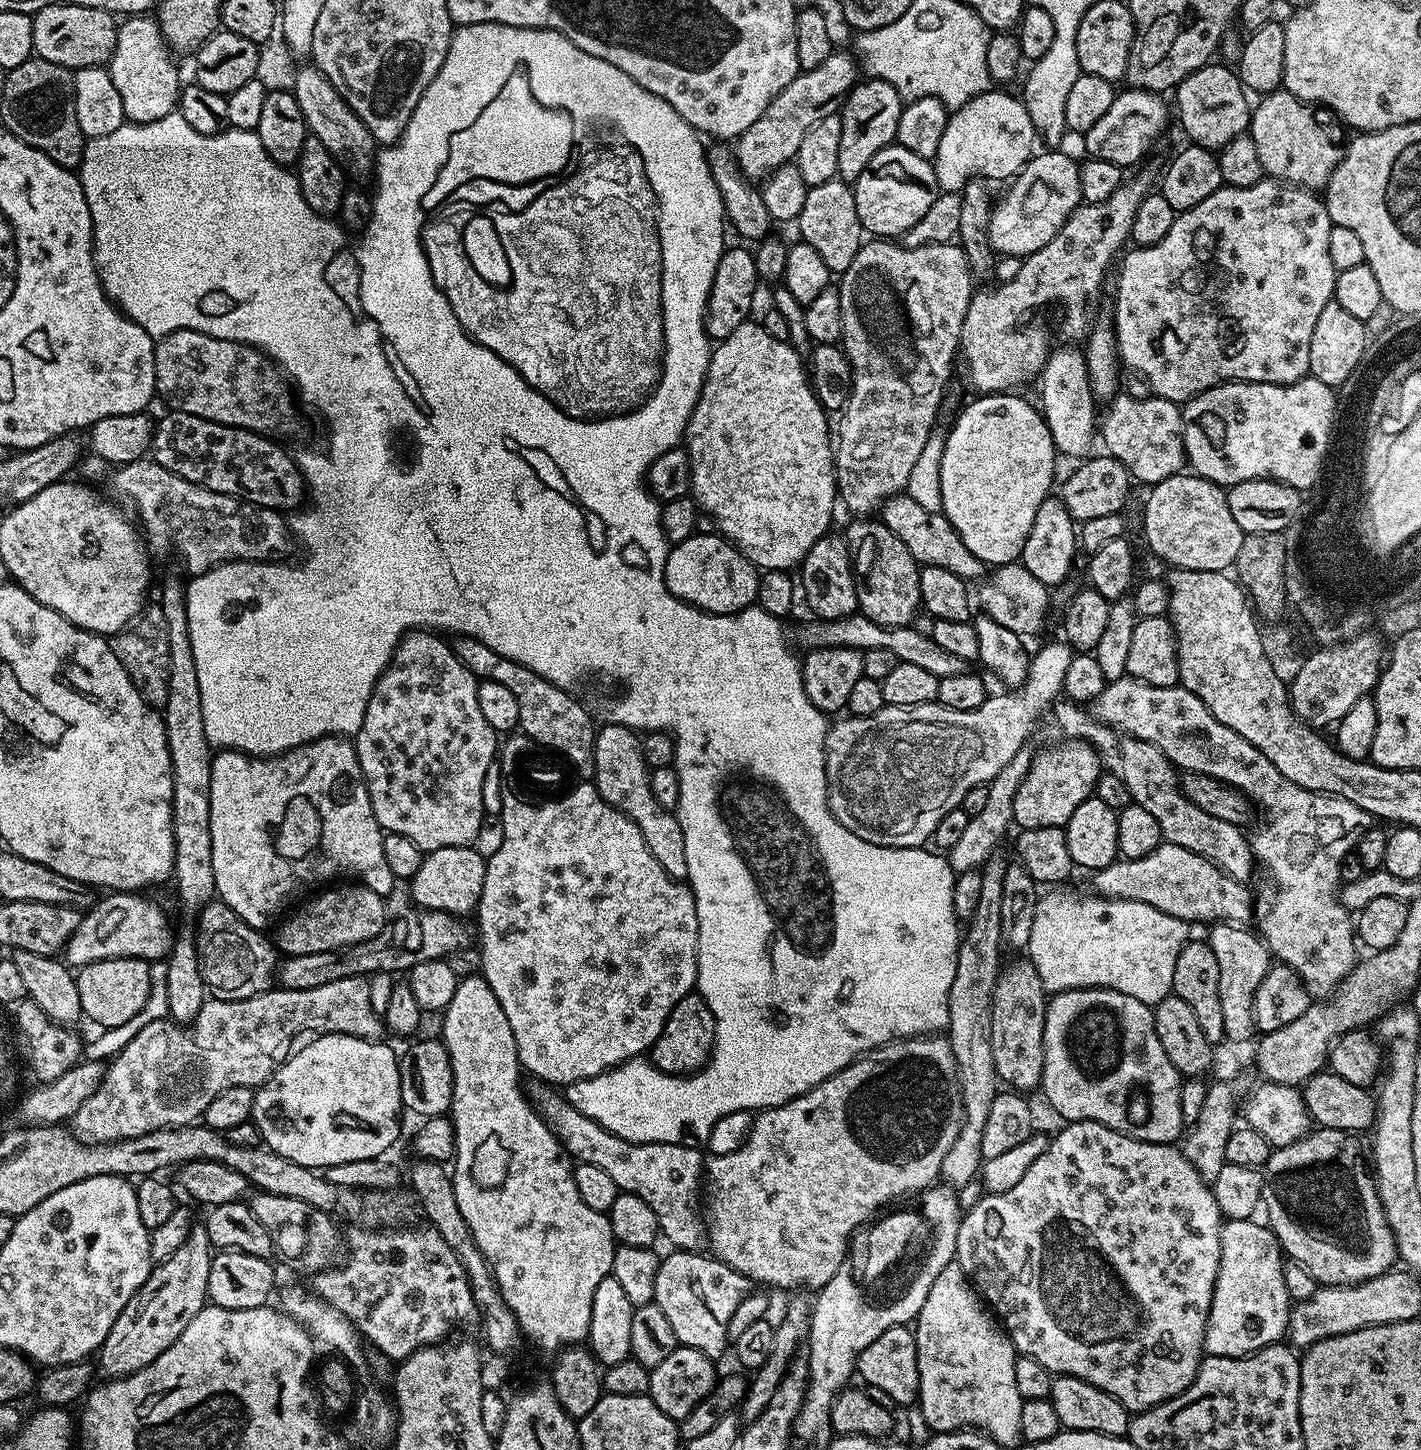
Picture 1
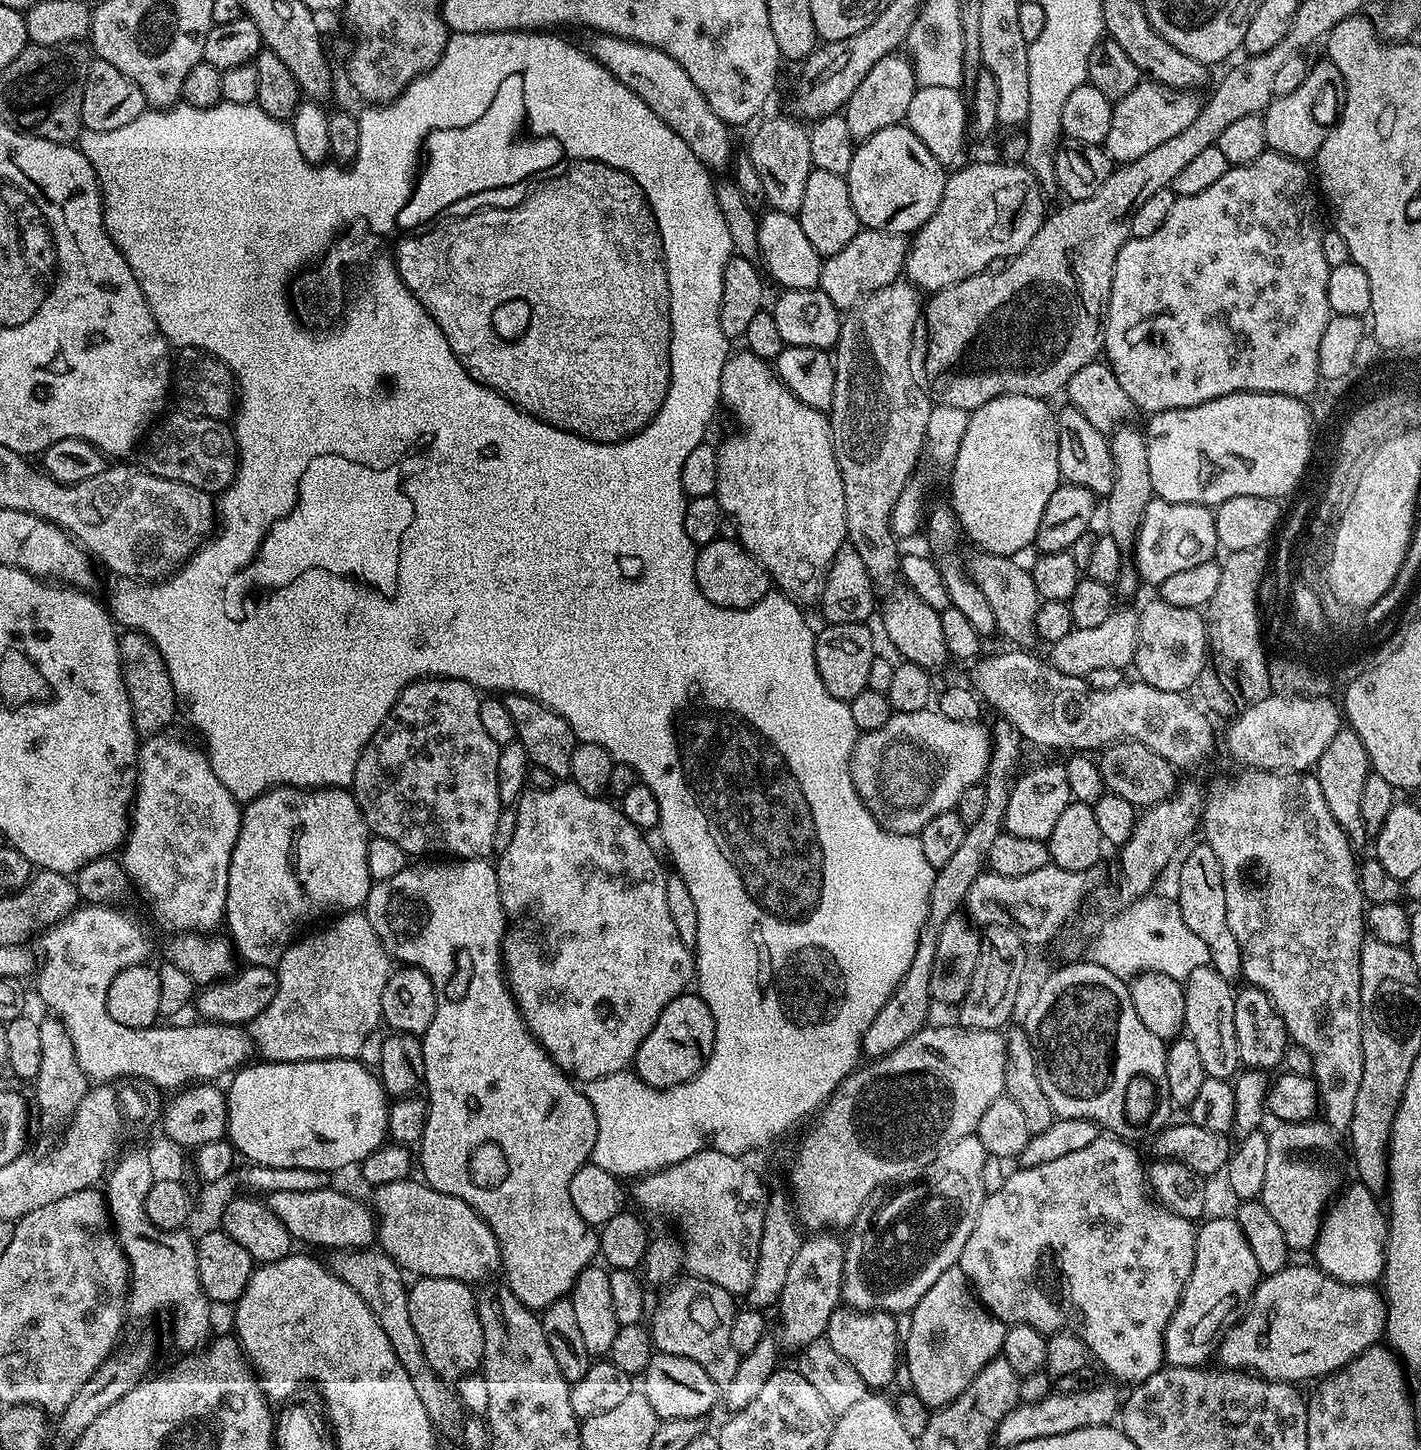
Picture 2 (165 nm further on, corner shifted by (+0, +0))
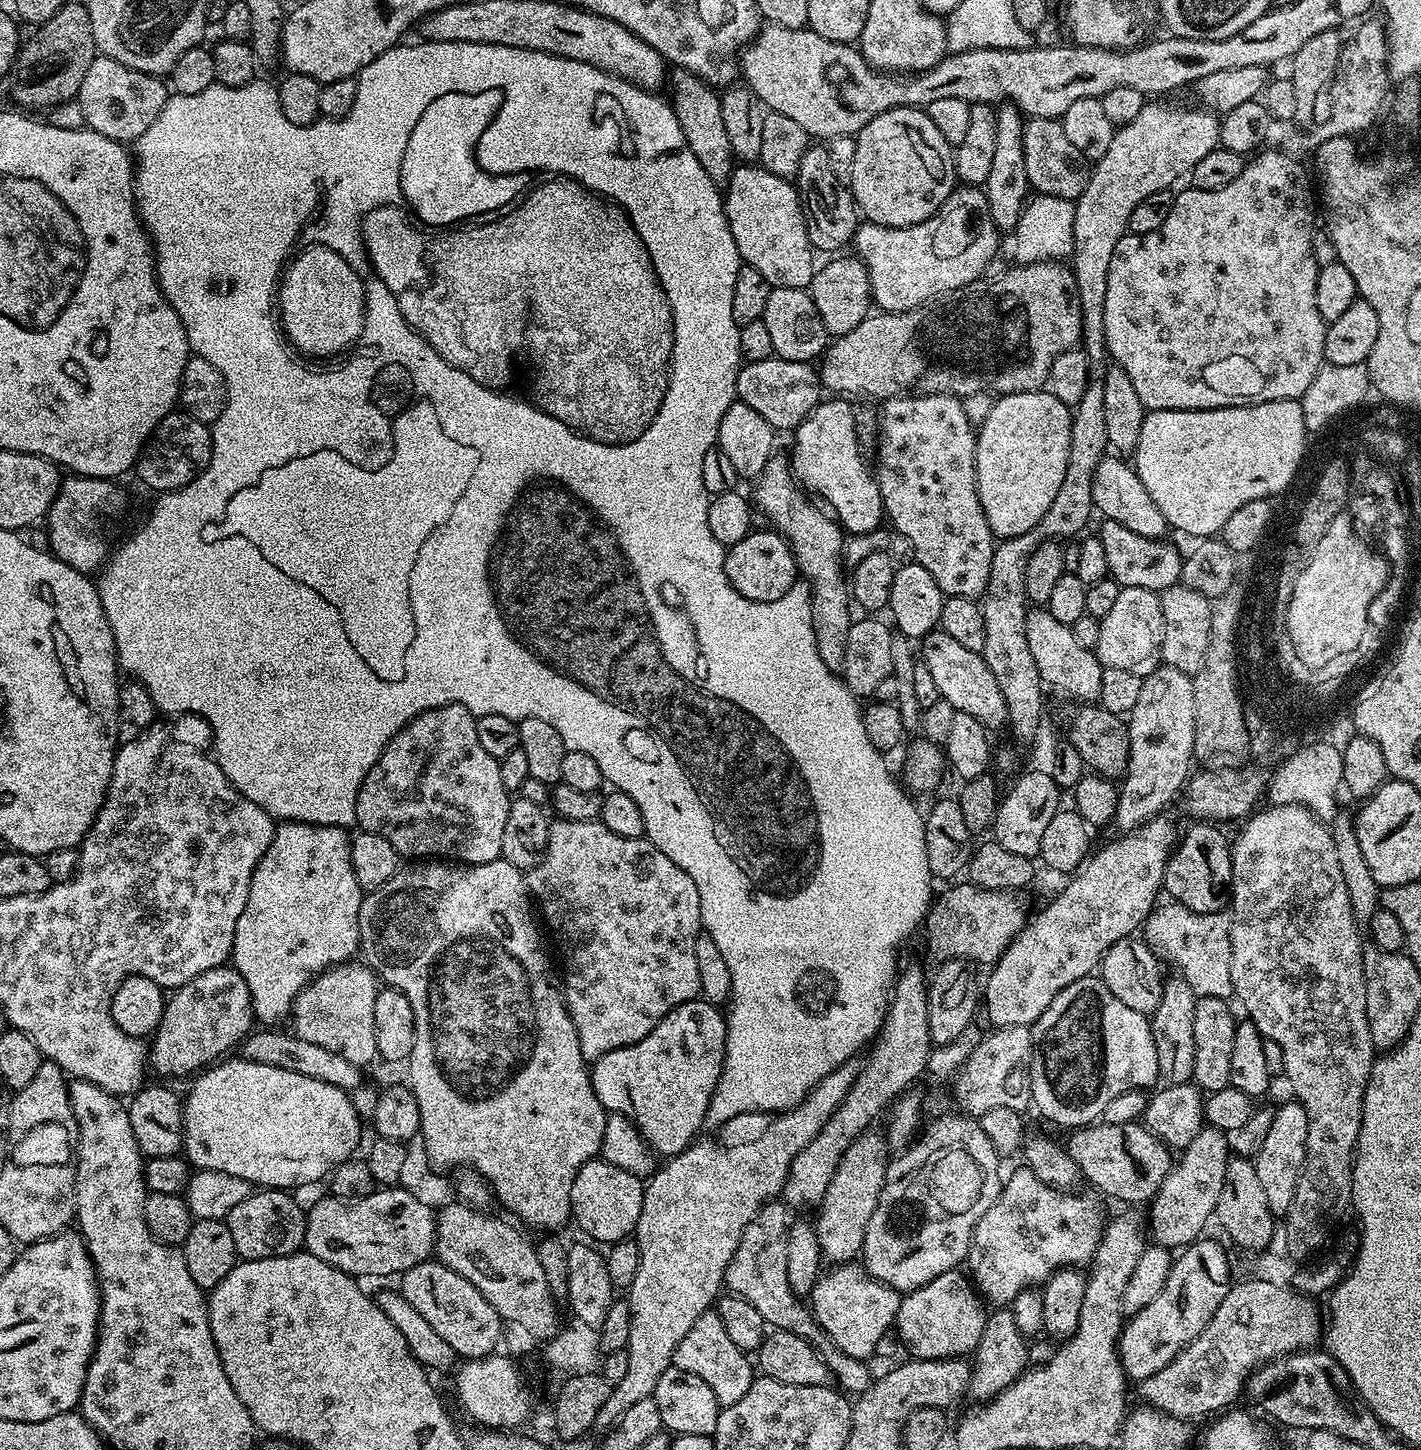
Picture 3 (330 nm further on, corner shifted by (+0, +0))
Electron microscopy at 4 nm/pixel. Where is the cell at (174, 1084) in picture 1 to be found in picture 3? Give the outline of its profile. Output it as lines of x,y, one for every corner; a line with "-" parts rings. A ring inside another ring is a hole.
363,962
328,968
315,976
292,1004
291,1031
298,1038
306,1038
306,1042
314,1042
338,1054
338,1058
346,1058
346,1062
367,1066
371,1060
377,1059
374,1046
374,998
377,991
378,977

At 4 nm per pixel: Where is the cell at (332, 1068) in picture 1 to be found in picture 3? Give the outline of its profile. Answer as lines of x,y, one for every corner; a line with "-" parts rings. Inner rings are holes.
224,1058
219,1062
203,1069
195,1077
192,1089
182,1100
184,1109
184,1143
183,1155
193,1169
216,1170
222,1174
234,1174
234,1178
242,1178
253,1186
264,1190
296,1190
303,1184
316,1184
325,1179
344,1160
353,1159
356,1147
360,1144
360,1125
362,1119
351,1104
349,1093
338,1086
330,1086
330,1082
318,1082
318,1078
306,1078
302,1074
290,1074
290,1070
278,1070
278,1066
262,1066
258,1062
250,1062
243,1058

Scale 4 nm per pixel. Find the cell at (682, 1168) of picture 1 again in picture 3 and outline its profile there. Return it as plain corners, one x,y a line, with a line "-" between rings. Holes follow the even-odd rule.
779,1199
769,1200
760,1207
760,1213
752,1219
750,1226
746,1226
742,1242
738,1242
738,1250
734,1250
734,1258
730,1258
730,1266
724,1275
727,1291
731,1295
746,1298
750,1306
755,1306
758,1314
762,1314
765,1325
782,1332
792,1332
808,1341
823,1356
826,1366
832,1372
833,1381
845,1393
862,1393
874,1379
874,1373
868,1369
869,1365
858,1358
850,1358
850,1354
844,1354
842,1350
835,1348
827,1334
820,1329
820,1323
812,1315
811,1307
794,1294
790,1278
786,1278
789,1223
790,1209

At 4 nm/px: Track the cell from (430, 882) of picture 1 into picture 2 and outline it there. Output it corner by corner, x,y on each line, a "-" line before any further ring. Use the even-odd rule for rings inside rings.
444,858
439,862
441,864
412,862
402,870
402,874
394,874
394,878
375,881
366,905
366,915
370,926
374,926
374,934
378,934
380,945
388,951
389,957
393,961
400,960
396,962
401,965
422,969
430,978
436,995
434,1022
430,1022
430,1026
422,1037
423,1087
426,1092
428,1088
428,1093
426,1093
428,1113
426,1114
426,1130
418,1145
418,1168
419,1171
420,1168
424,1171
423,1183
442,1194
454,1194
454,1198
462,1198
466,1206
473,1208
488,1223
494,1238
500,1244
500,1262
506,1287
526,1307
543,1310
549,1308
554,1302
565,1299
571,1293
578,1274
582,1274
582,1270
586,1270
595,1261
592,1259
597,1259
600,1251
597,1229
587,1224
582,1214
578,1214
578,1210
574,1210
574,1202
570,1198
570,1178
574,1178
574,1174
578,1174
581,1166
592,1159
594,1142
598,1138
598,1118
594,1118
594,1106
590,1106
583,1091
573,1083
567,1072
562,1071
552,1061
548,1051
532,1035
528,1023
524,1021
524,1015
520,1013
520,1007
516,1005
516,997
512,995
512,990
508,986
502,959
506,921
502,894
498,890
495,863
484,858

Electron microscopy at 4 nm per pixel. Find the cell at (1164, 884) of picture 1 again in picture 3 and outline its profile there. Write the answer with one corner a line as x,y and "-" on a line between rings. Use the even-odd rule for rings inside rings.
953,883
944,893
933,899
922,923
924,940
933,961
967,960
991,966
1006,951
1008,944
1024,929
1030,911
1024,905
1023,895
1002,890
986,890
977,884
-
956,884
956,885
955,885

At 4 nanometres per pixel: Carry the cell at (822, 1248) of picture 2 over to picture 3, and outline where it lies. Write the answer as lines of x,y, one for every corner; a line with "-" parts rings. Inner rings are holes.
875,1130
864,1132
842,1154
842,1162
838,1162
838,1170
830,1178
824,1200
818,1205
820,1214
815,1223
820,1255
829,1265
855,1261
863,1253
866,1226
870,1226
874,1206
878,1206
889,1163
890,1149
885,1137

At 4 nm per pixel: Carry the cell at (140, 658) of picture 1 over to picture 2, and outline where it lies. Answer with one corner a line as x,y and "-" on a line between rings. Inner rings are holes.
125,631
119,637
120,669
126,686
126,694
130,698
130,710
137,737
147,738
161,735
178,716
178,705
174,694
174,682
170,682
170,670
166,670
166,662
162,662
162,654
154,642
141,632

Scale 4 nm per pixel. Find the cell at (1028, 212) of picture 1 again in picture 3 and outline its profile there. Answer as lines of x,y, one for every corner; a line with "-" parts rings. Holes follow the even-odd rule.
960,186
946,198
946,202
928,220
905,228
887,228
881,224
864,222
854,237
855,255
868,271
868,287
877,309
885,312
909,312
919,304
927,304
950,290
958,290
981,279
987,263
998,256
996,247
1002,239
996,223
990,218
983,191
976,186

